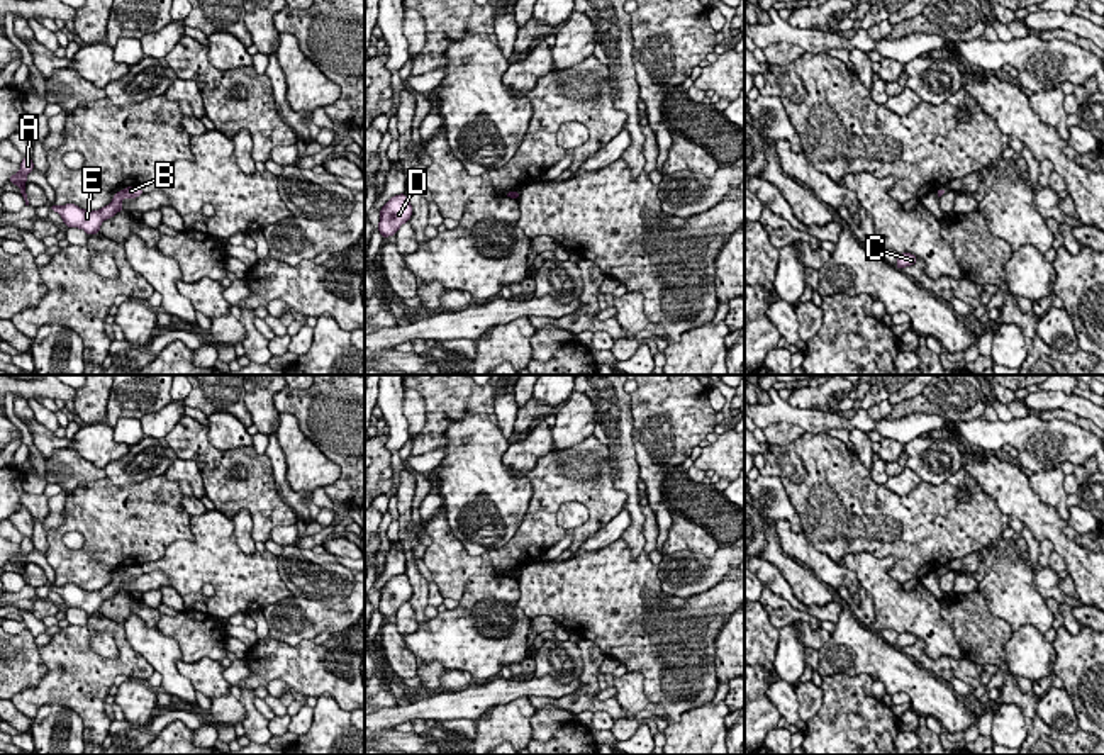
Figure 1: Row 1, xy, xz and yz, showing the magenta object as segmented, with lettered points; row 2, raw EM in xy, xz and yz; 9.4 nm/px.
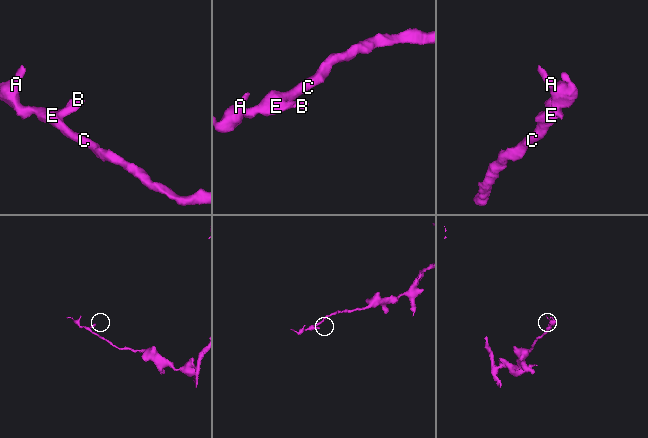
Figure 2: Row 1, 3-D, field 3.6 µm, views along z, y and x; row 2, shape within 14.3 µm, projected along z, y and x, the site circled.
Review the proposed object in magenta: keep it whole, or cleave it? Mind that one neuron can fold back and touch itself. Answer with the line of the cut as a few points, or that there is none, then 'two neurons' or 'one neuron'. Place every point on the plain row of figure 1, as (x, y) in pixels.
no cut | one neuron

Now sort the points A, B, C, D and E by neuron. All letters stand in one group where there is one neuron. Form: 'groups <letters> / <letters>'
groups A B C D E

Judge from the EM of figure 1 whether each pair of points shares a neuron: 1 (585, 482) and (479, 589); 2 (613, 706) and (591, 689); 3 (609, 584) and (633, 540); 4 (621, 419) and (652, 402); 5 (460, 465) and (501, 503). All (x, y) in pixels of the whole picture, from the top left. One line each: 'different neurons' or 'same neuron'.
1: different neurons
2: same neuron
3: different neurons
4: different neurons
5: same neuron

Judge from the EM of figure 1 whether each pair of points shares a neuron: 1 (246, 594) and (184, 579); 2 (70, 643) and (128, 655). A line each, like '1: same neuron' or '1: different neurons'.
1: same neuron
2: same neuron

